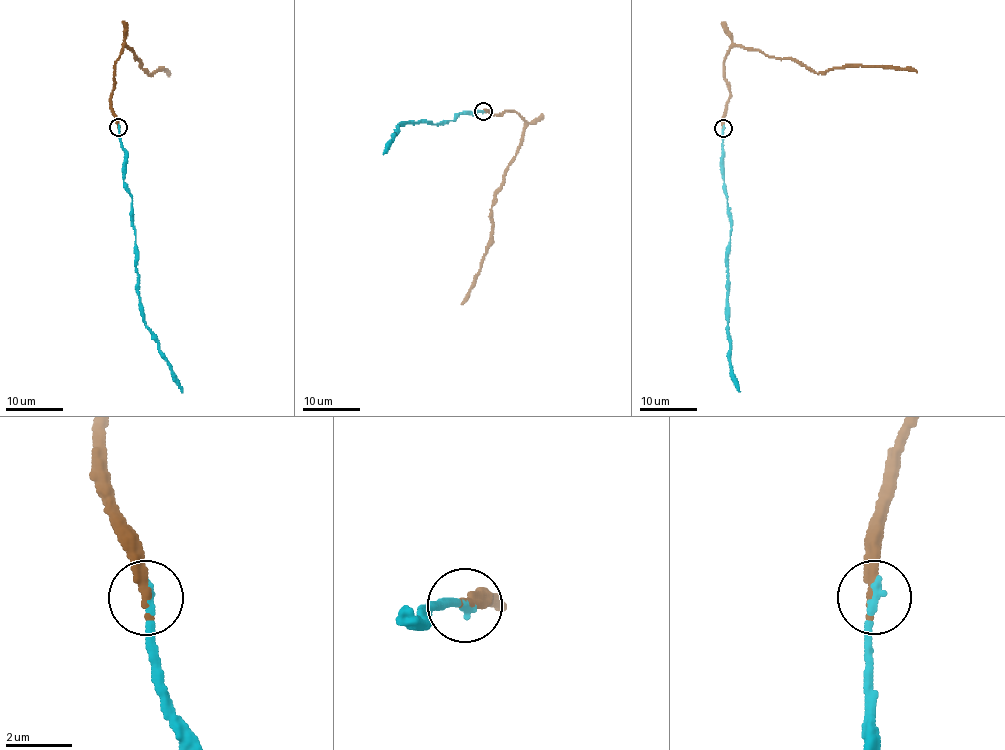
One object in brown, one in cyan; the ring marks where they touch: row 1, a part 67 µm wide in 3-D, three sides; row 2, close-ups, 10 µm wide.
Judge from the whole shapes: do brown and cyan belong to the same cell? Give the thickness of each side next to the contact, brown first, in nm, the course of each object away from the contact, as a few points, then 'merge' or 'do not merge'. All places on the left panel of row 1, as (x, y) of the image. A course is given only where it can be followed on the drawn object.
320 nm thick on the brown side, 320 nm on the other; brown runs (120, 127), (111, 100), (115, 61), (123, 45), (132, 47), (148, 74), (163, 68), (169, 70), (168, 76); cyan runs (118, 127), (125, 151), (123, 187), (132, 199), (139, 309), (182, 392); merge

